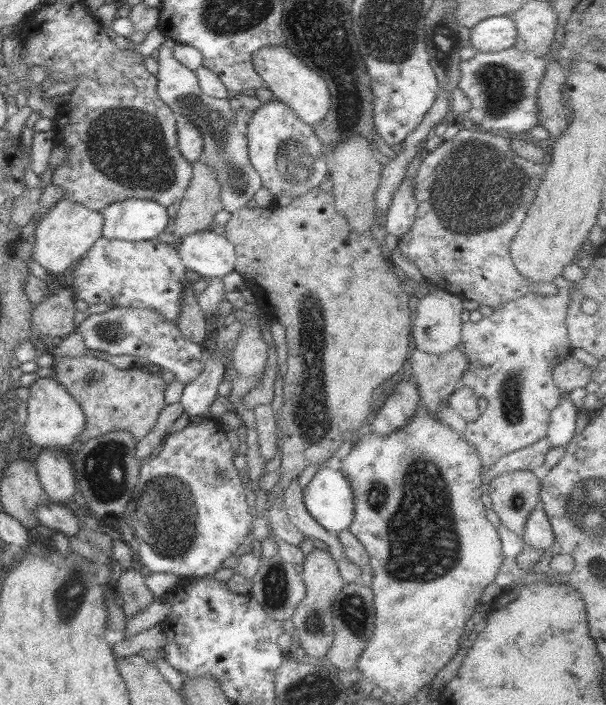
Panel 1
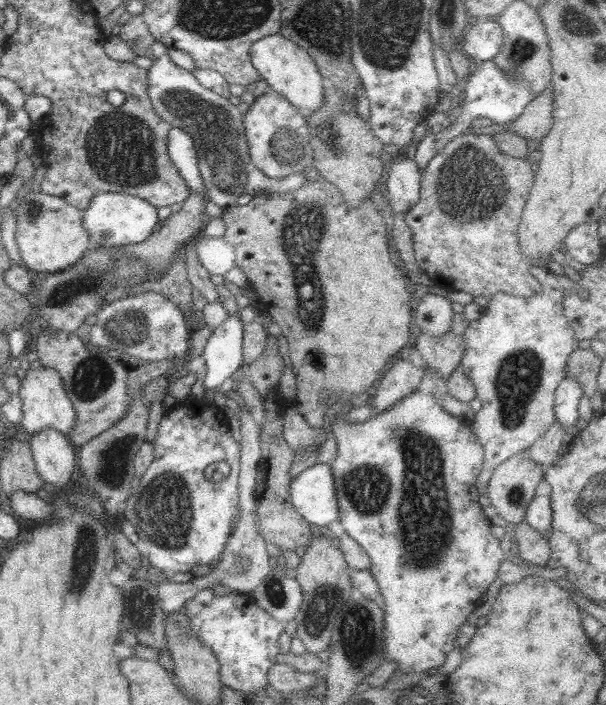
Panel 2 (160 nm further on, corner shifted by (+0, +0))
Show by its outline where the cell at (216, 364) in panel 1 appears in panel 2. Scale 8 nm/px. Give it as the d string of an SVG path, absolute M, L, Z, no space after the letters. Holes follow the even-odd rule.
M229 313L220 326L212 330L201 354L206 363L206 390L219 387L228 377L242 368L243 322L238 314Z

